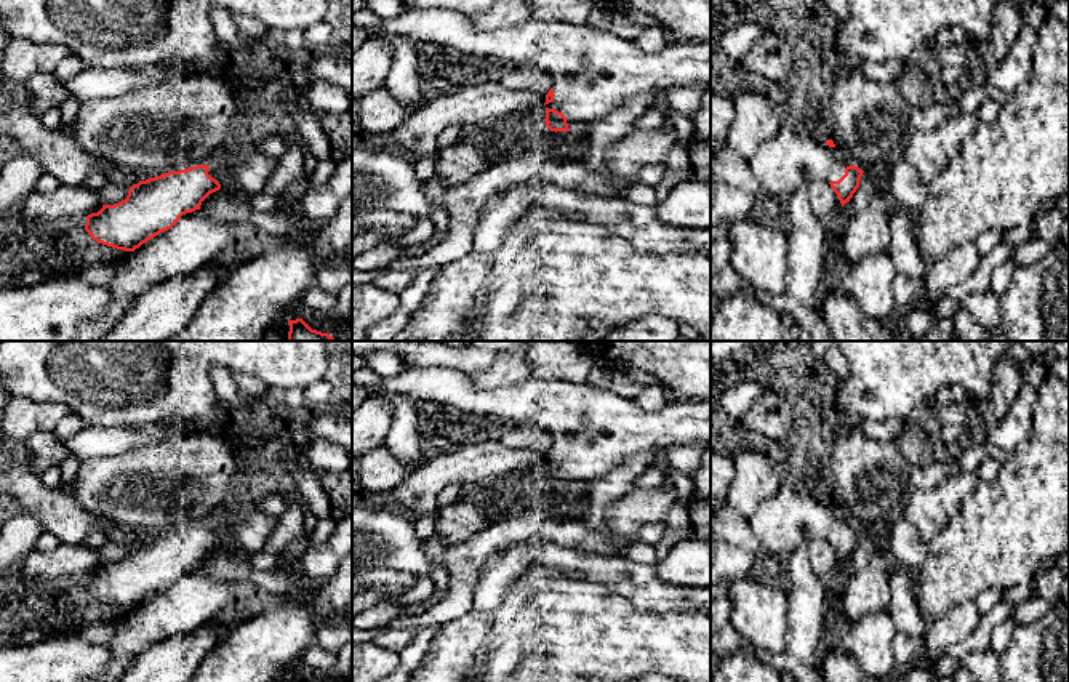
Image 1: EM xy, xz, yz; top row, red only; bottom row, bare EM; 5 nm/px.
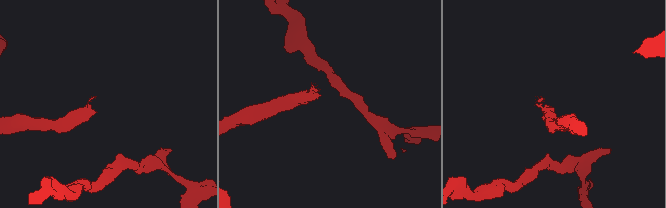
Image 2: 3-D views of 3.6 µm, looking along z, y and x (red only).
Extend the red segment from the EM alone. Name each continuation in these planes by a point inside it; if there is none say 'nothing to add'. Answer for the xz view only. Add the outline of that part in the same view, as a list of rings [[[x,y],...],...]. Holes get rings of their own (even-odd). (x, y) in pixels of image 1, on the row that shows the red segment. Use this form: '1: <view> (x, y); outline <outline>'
1: xz (594, 71); outline [[[405,8],[389,19],[379,19],[376,32],[365,32],[374,45],[389,46],[392,38],[408,38],[416,45],[437,43],[466,54],[493,56],[514,66],[546,69],[554,78],[554,101],[546,104],[567,117],[570,131],[587,128],[608,115],[626,99],[645,91],[671,90],[703,83],[711,86],[711,42],[671,43],[658,53],[643,51],[632,40],[560,21],[536,16],[496,30],[478,30],[467,14],[458,11],[424,11]]]

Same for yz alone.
1: yz (784, 162); outline [[[789,125],[765,141],[749,160],[751,171],[762,186],[762,195],[786,208],[791,195],[813,181],[839,181],[851,163],[837,147],[797,133]]]

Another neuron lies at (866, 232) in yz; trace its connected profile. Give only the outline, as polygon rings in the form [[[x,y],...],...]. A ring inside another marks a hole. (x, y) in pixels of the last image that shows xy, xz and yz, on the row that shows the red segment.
[[[879,192],[871,197],[863,210],[853,216],[842,218],[837,231],[837,256],[842,266],[851,266],[869,255],[890,250],[891,210],[887,194]]]

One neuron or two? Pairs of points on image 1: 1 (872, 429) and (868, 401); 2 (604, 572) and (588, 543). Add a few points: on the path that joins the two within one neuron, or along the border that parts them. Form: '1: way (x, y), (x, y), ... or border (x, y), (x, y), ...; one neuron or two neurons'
1: border (903, 420), (855, 421); two neurons
2: border (556, 541), (600, 554), (624, 556); two neurons

